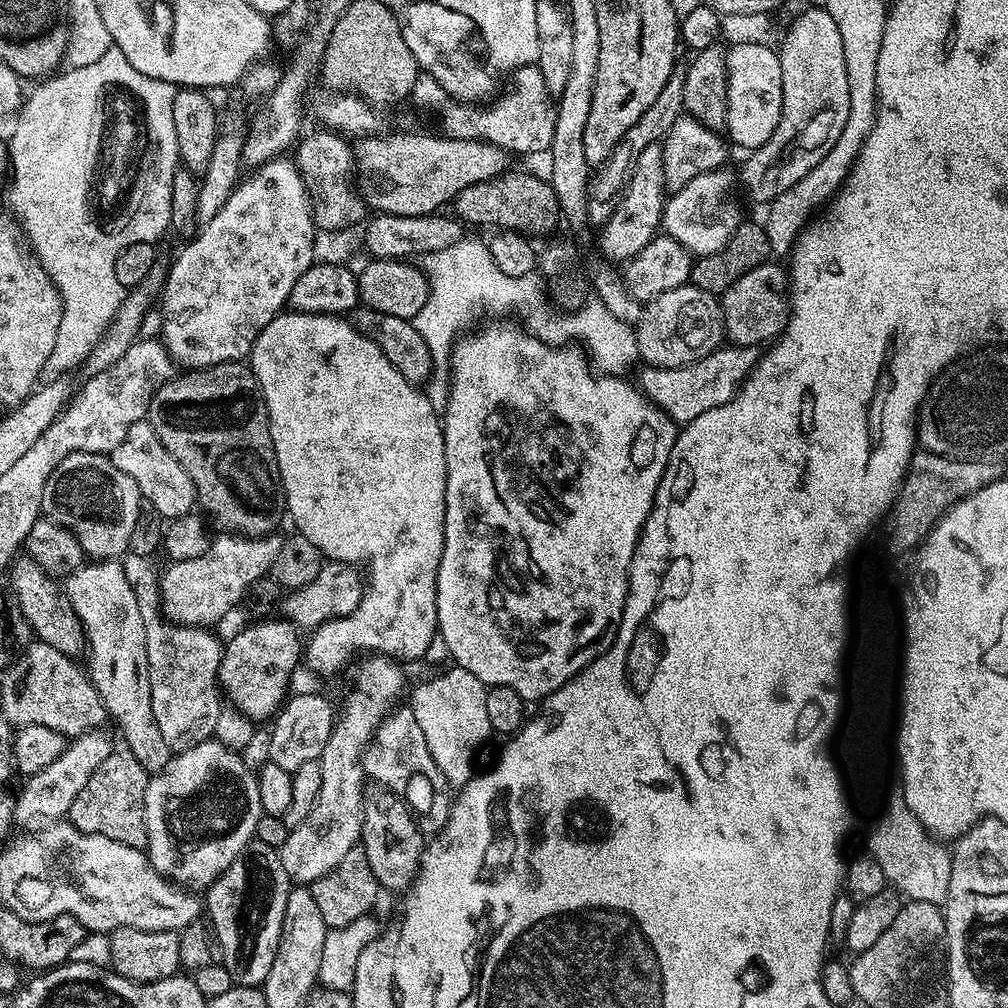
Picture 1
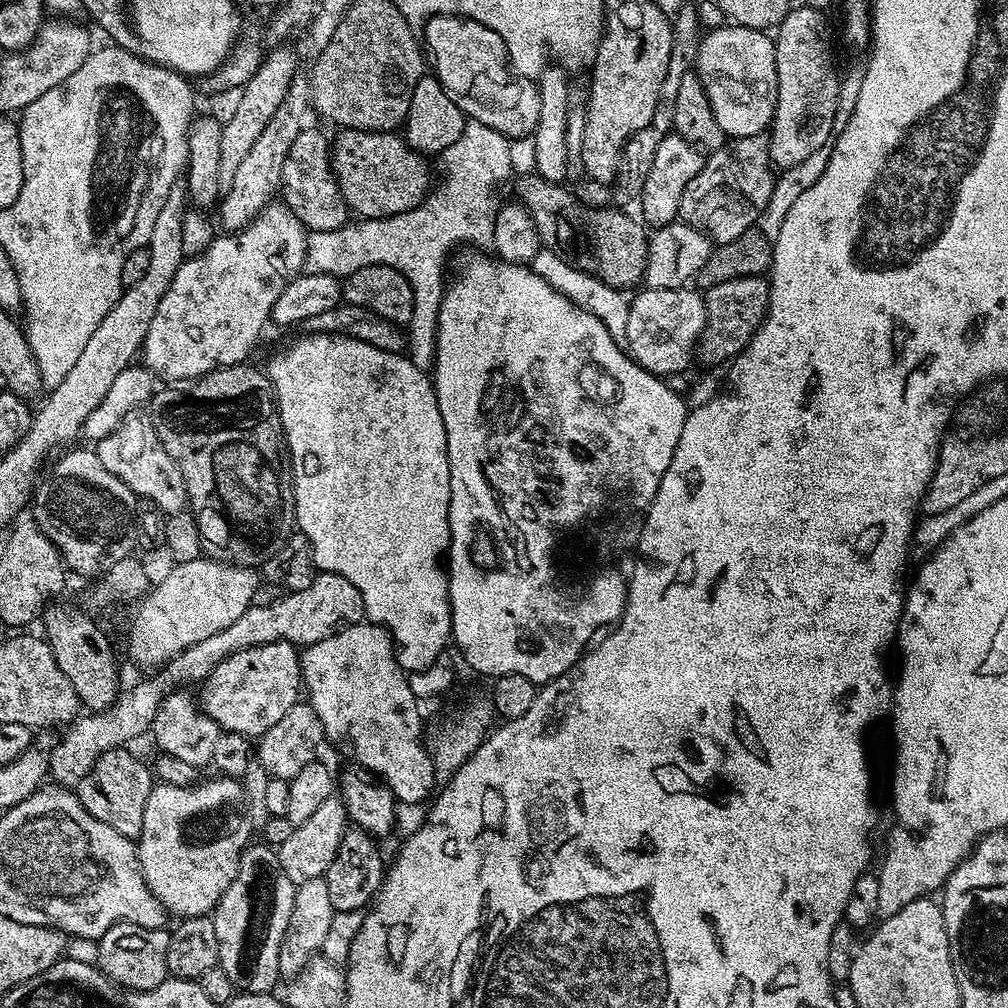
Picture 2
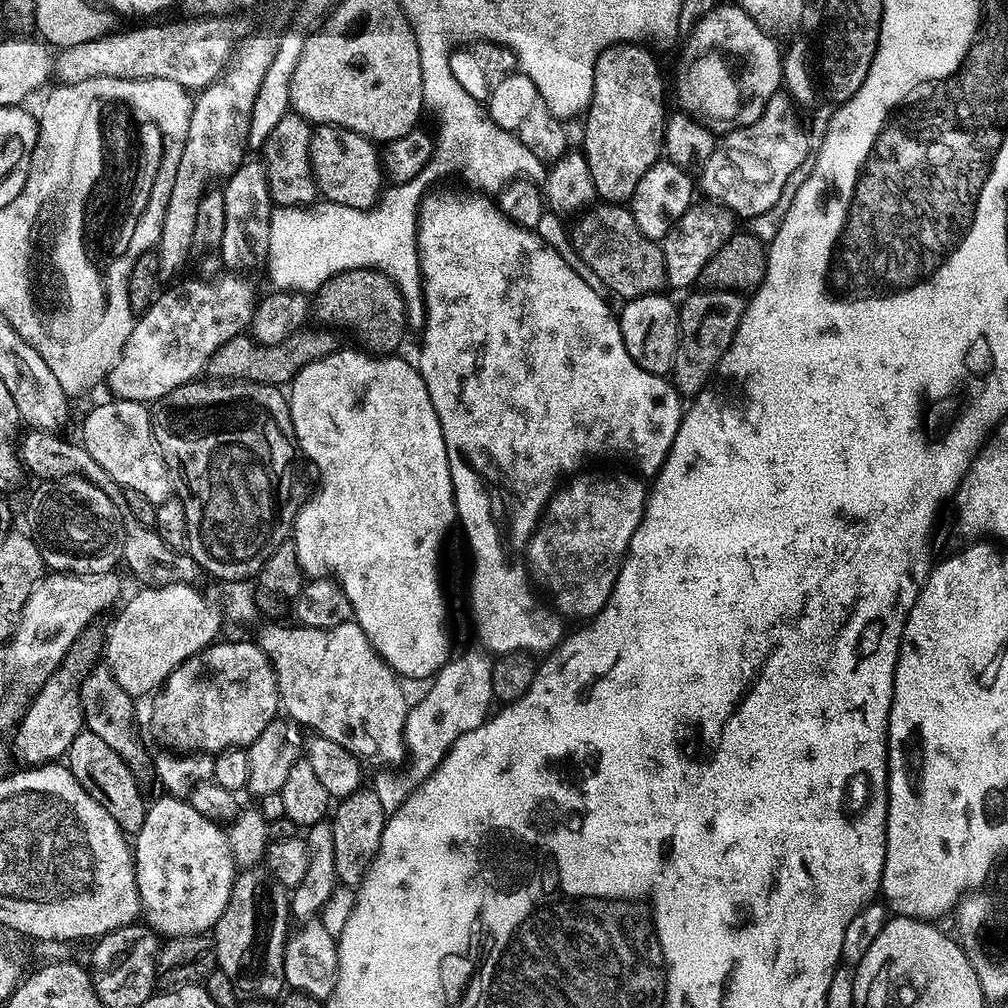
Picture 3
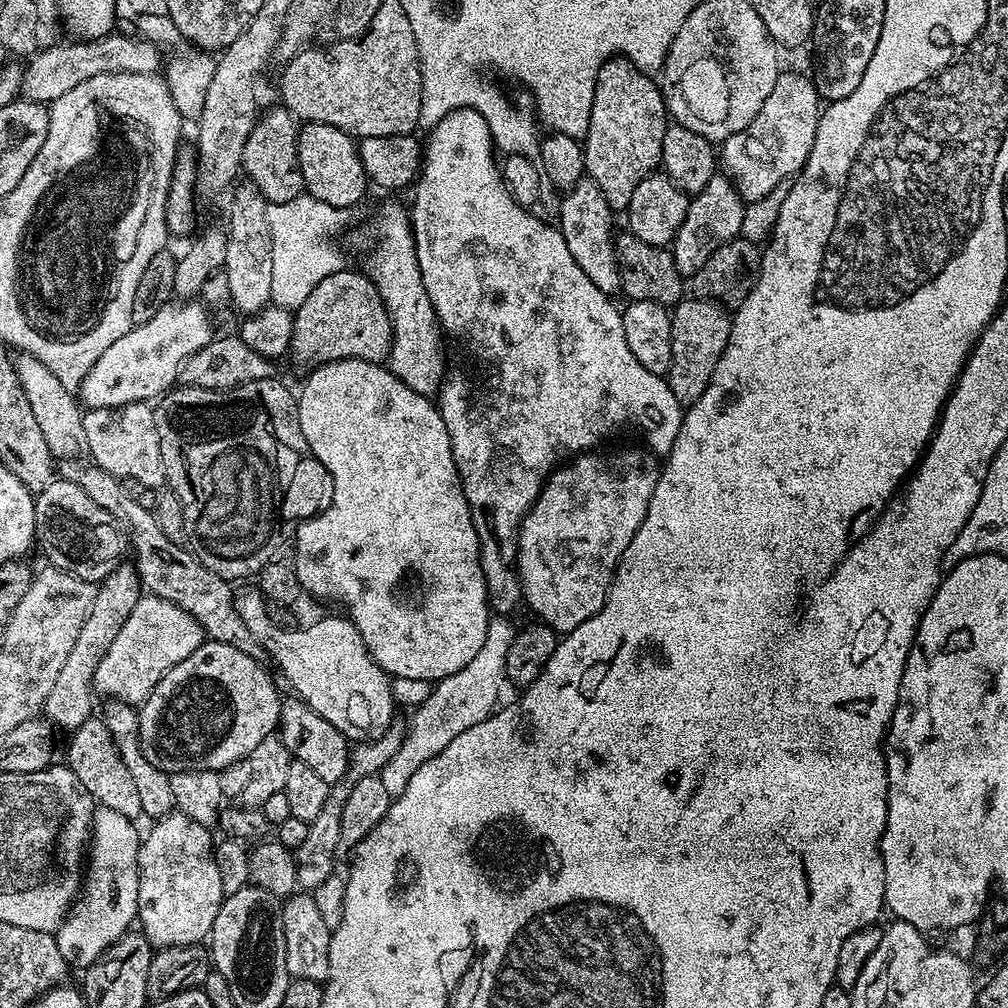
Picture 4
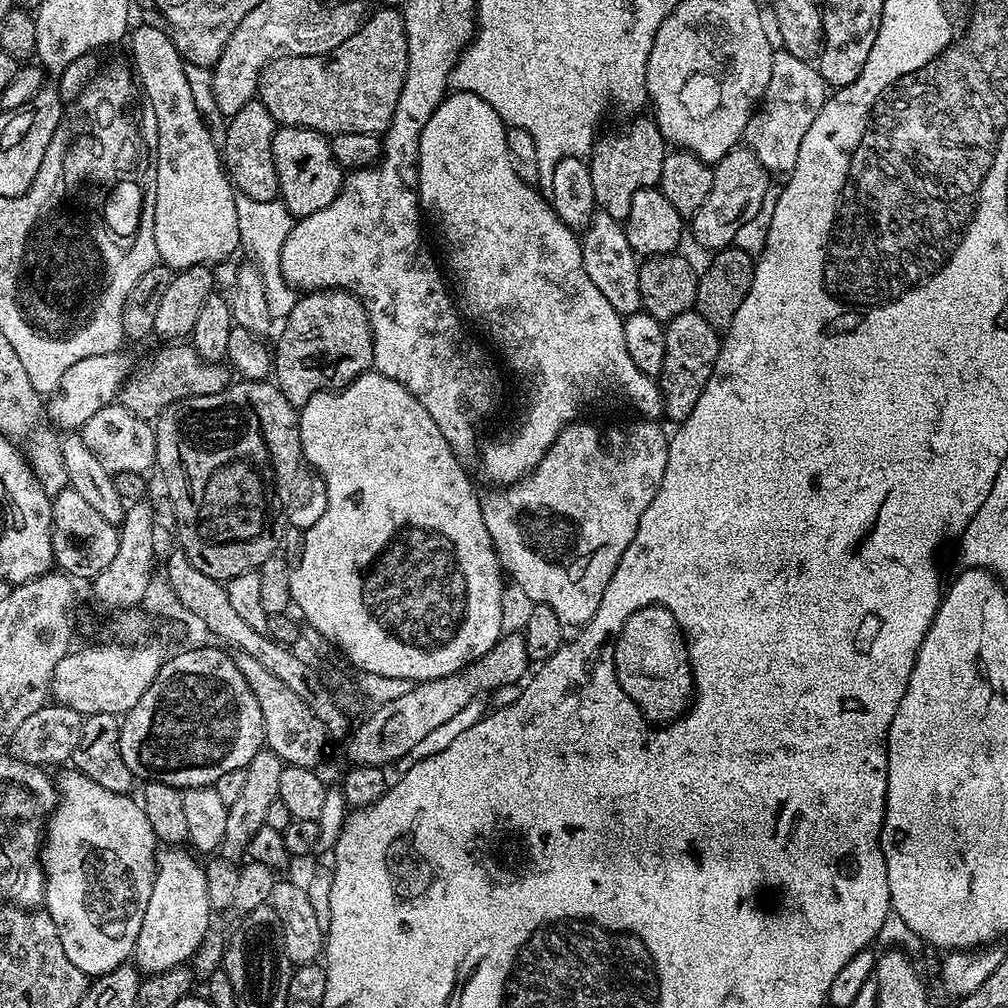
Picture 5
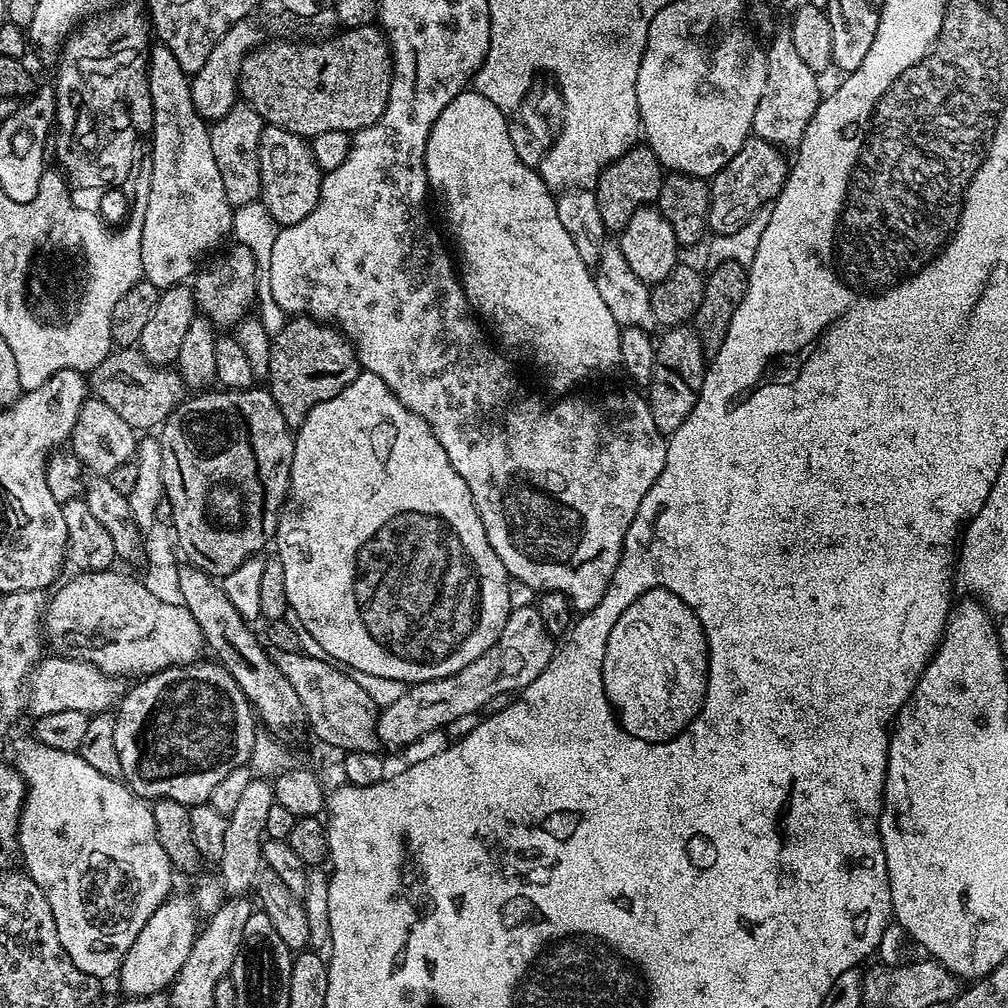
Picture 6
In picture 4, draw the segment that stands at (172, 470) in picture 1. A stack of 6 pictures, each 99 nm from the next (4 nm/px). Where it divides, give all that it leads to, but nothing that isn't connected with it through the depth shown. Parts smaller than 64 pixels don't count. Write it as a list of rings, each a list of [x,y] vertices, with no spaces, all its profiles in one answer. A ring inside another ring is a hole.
[[[151,403],[87,409],[82,415],[82,427],[86,433],[87,455],[93,464],[121,481],[138,478],[138,482],[154,489],[159,489],[165,483],[156,413]]]

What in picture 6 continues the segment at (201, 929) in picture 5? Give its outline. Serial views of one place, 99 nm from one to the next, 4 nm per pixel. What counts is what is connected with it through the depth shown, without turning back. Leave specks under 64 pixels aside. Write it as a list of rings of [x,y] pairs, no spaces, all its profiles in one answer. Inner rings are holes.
[[[169,895],[162,906],[154,910],[150,922],[146,922],[146,926],[138,930],[138,938],[134,938],[130,950],[120,964],[118,981],[128,991],[129,997],[165,991],[182,970],[182,962],[186,962],[194,946],[198,931],[196,908],[190,897],[176,895]]]

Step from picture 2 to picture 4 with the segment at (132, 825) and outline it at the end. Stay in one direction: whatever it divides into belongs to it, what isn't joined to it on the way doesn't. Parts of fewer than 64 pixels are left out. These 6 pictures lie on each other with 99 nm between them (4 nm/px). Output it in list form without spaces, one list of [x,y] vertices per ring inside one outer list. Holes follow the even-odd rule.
[[[89,718],[82,726],[71,729],[68,740],[67,767],[82,782],[82,786],[99,807],[118,810],[118,814],[129,818],[139,817],[142,813],[142,798],[138,798],[138,790],[134,786],[130,770],[126,770],[126,762],[118,754],[114,746],[114,738],[110,730],[106,730],[103,719]]]

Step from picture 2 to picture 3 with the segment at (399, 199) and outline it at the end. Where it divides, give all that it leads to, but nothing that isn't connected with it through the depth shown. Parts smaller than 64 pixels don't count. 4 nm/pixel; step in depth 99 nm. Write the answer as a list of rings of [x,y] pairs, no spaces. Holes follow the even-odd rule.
[[[334,124],[313,127],[310,160],[316,187],[325,201],[345,204],[351,208],[370,208],[381,199],[382,189],[386,184],[382,152],[362,134],[352,132],[349,128],[338,128]]]

